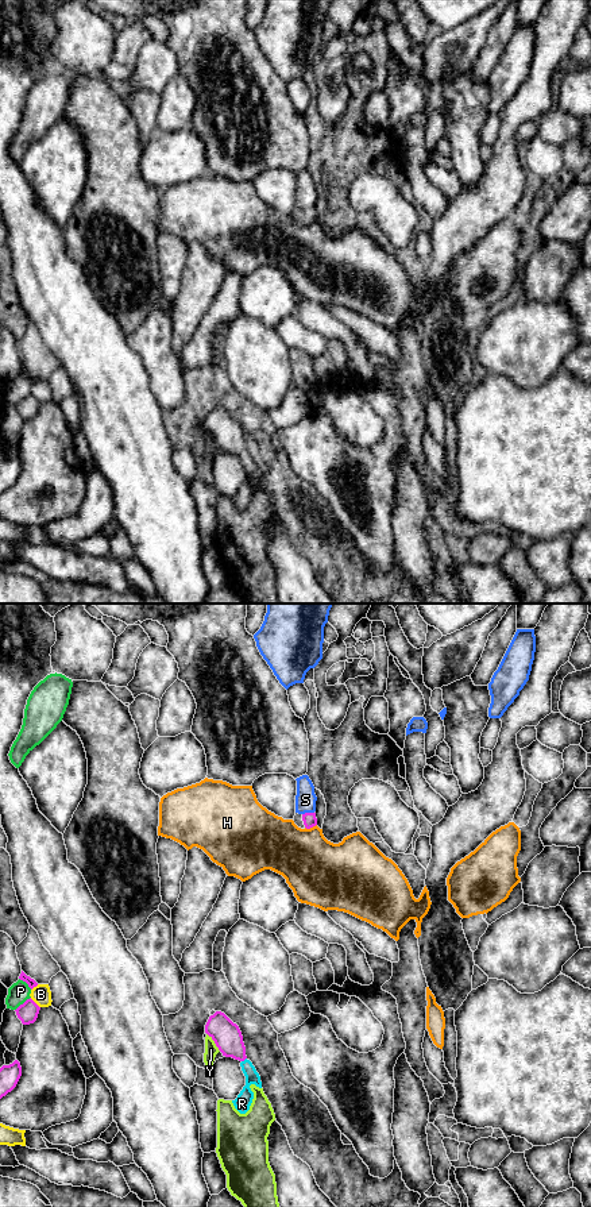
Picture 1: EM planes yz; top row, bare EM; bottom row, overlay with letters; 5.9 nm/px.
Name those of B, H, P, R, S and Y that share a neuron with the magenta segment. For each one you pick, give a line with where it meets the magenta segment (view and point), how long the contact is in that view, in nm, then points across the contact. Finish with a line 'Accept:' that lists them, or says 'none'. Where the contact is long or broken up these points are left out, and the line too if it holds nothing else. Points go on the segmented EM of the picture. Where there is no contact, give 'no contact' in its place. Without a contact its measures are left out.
R: contact yz (243, 1060); length 40 nm; way yz (227, 1036), (243, 1060), (248, 1069), (244, 1099)
Accept: R

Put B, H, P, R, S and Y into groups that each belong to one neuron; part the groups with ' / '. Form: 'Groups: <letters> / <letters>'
Groups: B / H / P / R / S / Y

